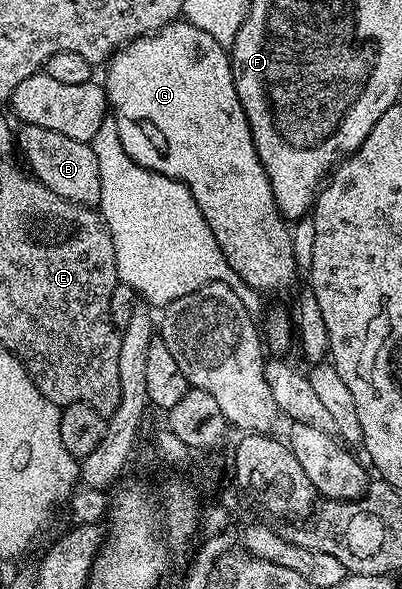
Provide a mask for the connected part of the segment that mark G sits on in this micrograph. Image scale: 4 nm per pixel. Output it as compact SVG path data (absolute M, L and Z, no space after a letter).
M174 21L163 25L158 31L150 35L140 35L132 39L130 43L114 51L108 60L109 72L103 78L103 86L107 96L108 106L111 108L111 117L117 122L119 129L119 141L123 149L139 165L151 169L160 175L171 177L179 181L195 197L195 205L203 213L207 225L211 225L211 233L215 233L215 241L219 241L219 249L223 249L223 257L239 273L239 277L251 290L268 297L273 291L285 291L293 282L298 282L295 257L292 253L292 233L290 224L284 215L277 209L277 202L271 193L271 183L263 165L259 161L259 153L255 153L255 141L251 137L251 125L247 125L247 117L243 113L243 105L239 101L239 93L235 93L235 81L233 80L233 65L230 52L226 44L215 41L211 33L203 33L203 29L197 29L195 25L184 21Z

